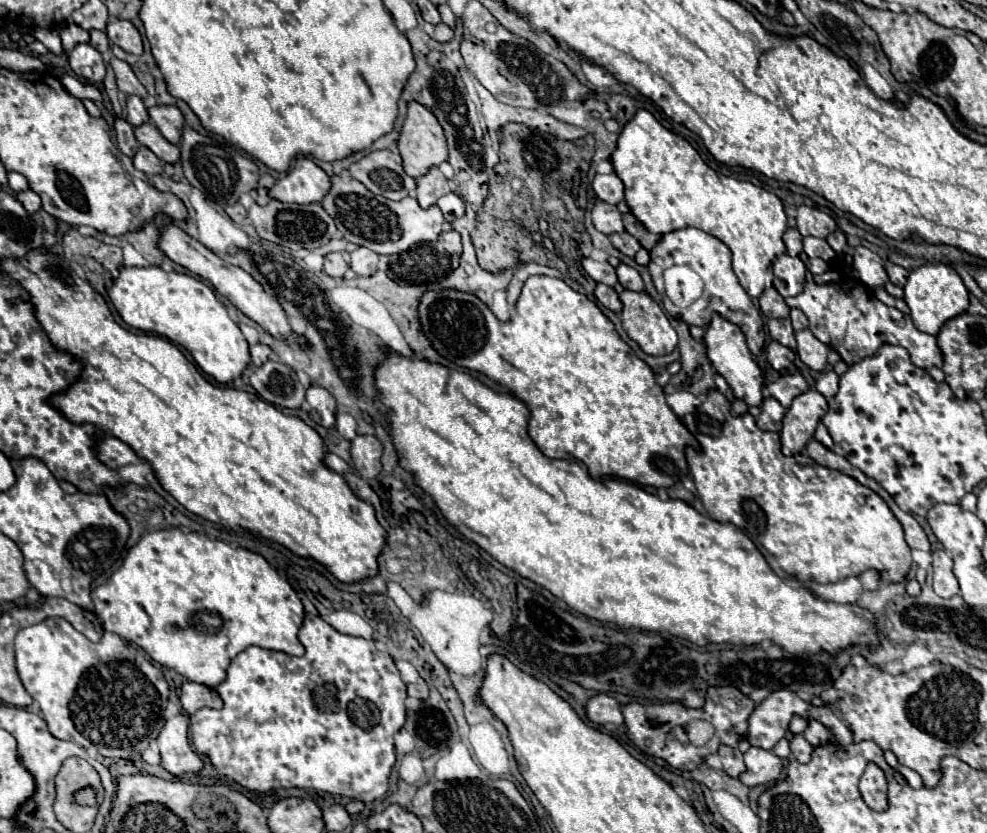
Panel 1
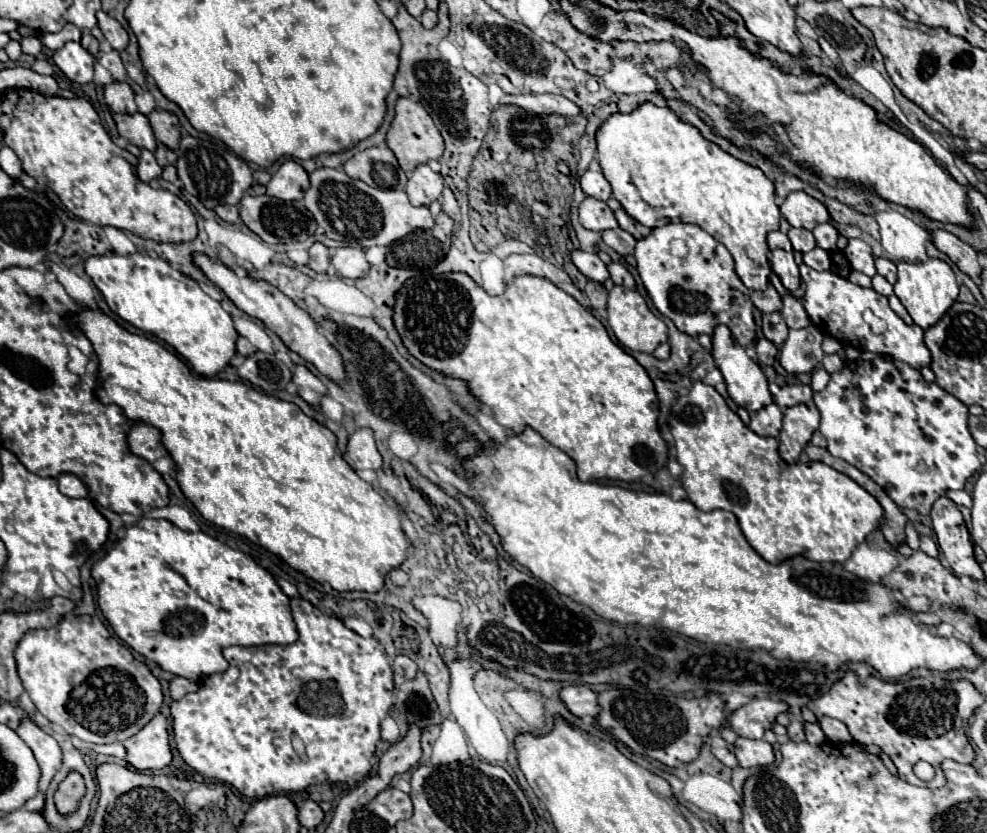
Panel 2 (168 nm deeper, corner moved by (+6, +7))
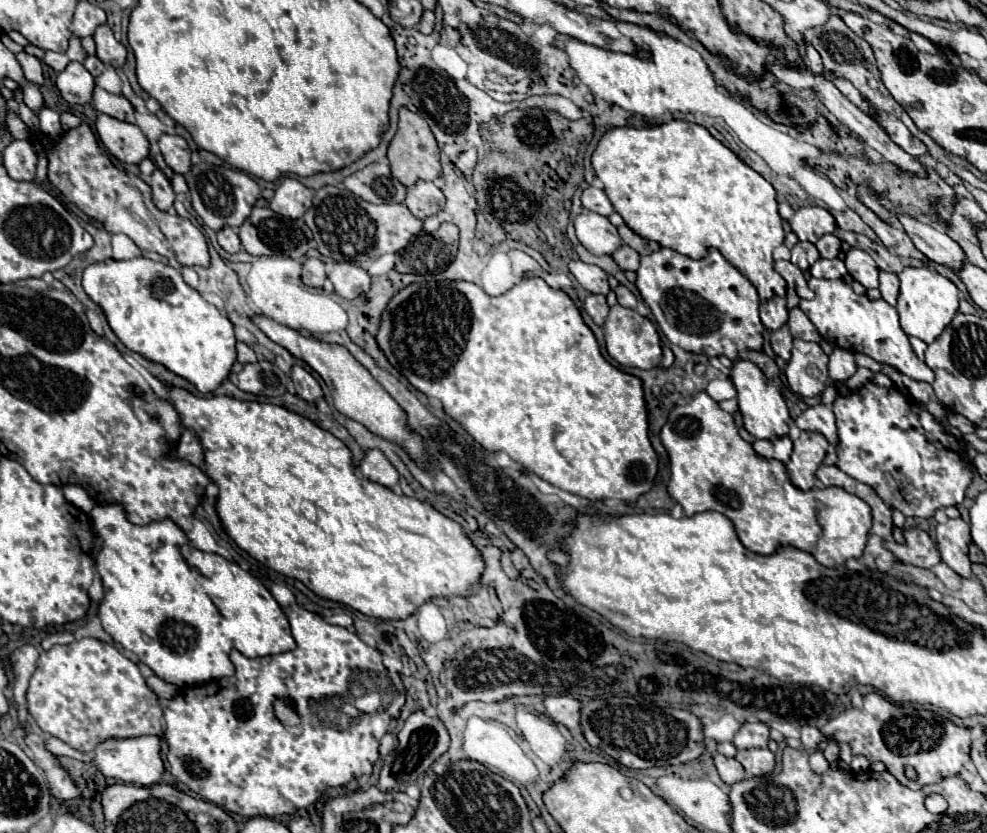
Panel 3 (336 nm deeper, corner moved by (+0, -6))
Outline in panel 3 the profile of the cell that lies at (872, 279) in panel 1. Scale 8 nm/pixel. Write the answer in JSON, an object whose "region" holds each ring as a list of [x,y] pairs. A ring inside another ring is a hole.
{"region":[[[850,249],[846,253],[846,269],[848,273],[862,283],[866,289],[870,287],[878,287],[878,267],[874,263],[874,259],[862,251],[862,249]]]}

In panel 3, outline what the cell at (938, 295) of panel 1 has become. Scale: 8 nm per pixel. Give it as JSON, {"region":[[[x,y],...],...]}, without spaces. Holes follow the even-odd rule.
{"region":[[[908,267],[898,277],[900,277],[900,295],[896,309],[900,313],[902,329],[912,337],[922,339],[924,343],[932,343],[958,313],[958,303],[960,303],[958,287],[930,267],[920,267],[920,269]]]}

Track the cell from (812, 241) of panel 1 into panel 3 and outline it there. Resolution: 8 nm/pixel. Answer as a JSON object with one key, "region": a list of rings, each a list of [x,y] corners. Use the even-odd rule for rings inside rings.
{"region":[[[798,241],[792,249],[792,263],[798,265],[802,271],[810,269],[818,259],[820,259],[818,249],[808,241]]]}

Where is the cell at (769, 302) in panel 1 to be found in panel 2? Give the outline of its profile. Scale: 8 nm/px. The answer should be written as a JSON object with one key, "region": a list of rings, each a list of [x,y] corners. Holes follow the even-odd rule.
{"region":[[[772,284],[766,290],[752,292],[752,302],[760,312],[776,312],[782,308],[782,298]]]}

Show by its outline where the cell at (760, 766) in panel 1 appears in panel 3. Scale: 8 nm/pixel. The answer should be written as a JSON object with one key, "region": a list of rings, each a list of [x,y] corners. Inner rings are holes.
{"region":[[[770,749],[738,751],[736,761],[746,769],[748,777],[760,777],[774,771],[774,753]]]}

